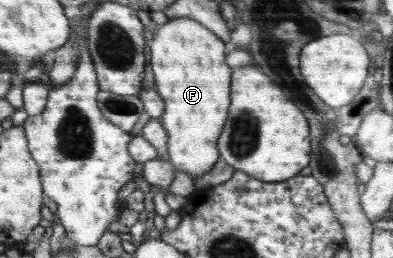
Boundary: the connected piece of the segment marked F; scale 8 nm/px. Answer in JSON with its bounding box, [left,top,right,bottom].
[148,17,232,181]

